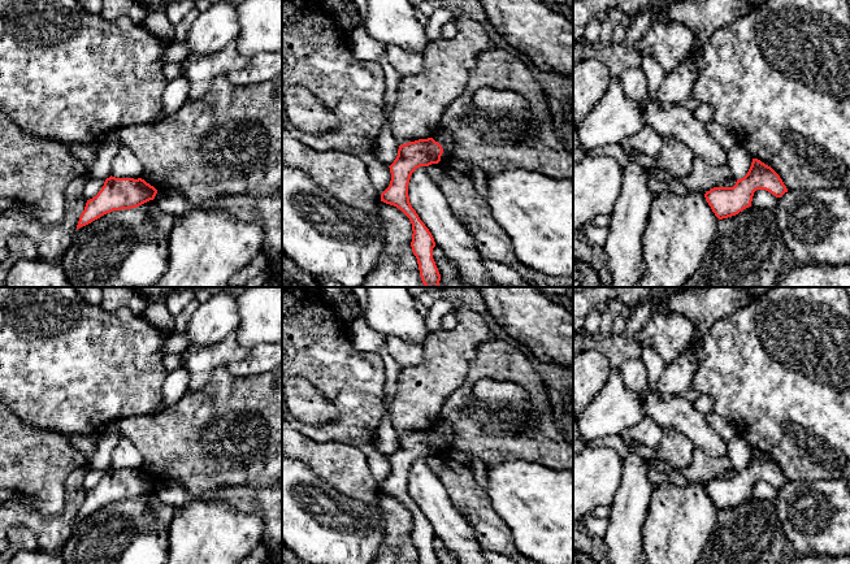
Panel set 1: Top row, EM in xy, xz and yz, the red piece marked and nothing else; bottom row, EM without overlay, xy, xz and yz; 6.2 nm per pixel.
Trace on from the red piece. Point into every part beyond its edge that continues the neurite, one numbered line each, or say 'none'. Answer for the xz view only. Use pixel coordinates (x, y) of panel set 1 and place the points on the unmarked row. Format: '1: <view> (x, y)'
none

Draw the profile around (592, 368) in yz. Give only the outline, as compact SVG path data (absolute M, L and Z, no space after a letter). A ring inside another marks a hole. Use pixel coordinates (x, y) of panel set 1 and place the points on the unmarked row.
M595 348L573 357L573 418L578 420L610 376L610 359Z

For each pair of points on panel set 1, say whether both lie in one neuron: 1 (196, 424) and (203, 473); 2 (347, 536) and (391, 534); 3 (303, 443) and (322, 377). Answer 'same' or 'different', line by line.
1: same
2: different
3: different

